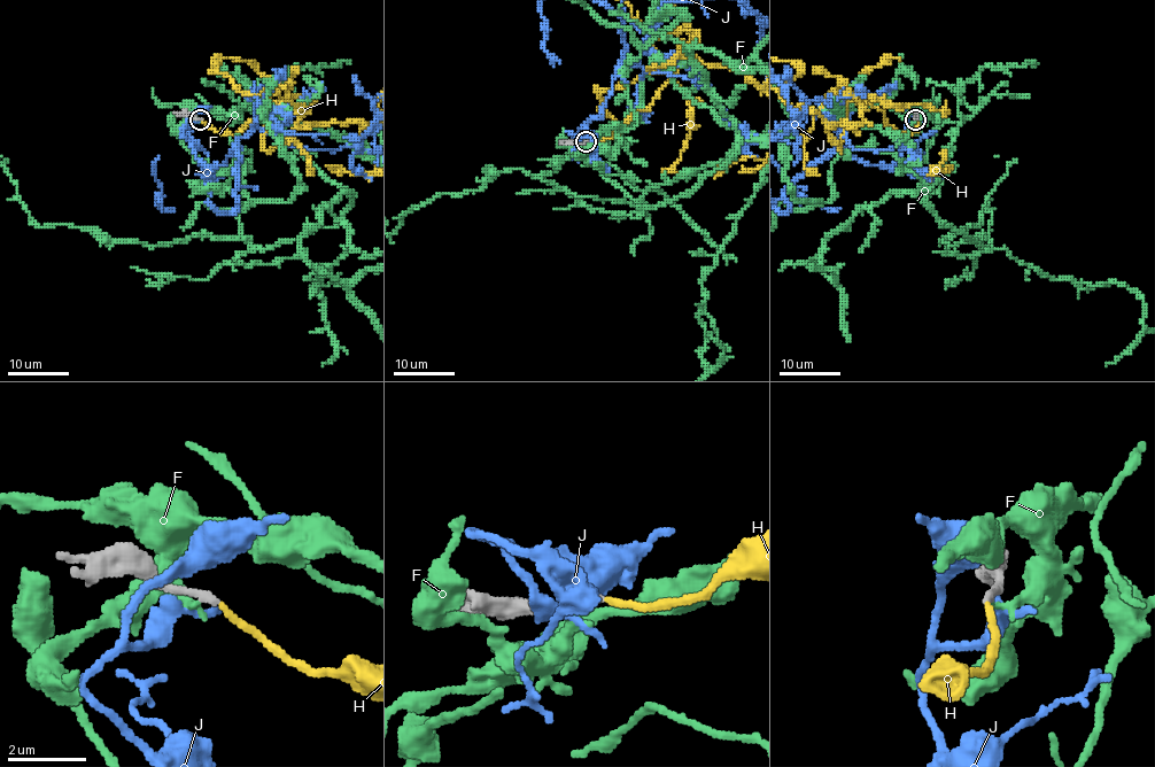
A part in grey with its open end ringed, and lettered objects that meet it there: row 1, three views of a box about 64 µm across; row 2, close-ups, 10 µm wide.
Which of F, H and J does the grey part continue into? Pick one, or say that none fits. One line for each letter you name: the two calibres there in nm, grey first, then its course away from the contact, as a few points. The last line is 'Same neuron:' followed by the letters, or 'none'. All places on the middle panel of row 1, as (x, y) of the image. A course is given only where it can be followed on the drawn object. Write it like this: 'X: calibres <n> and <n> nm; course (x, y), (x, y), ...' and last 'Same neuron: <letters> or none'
H: calibres 190 and 150 nm
Same neuron: H

